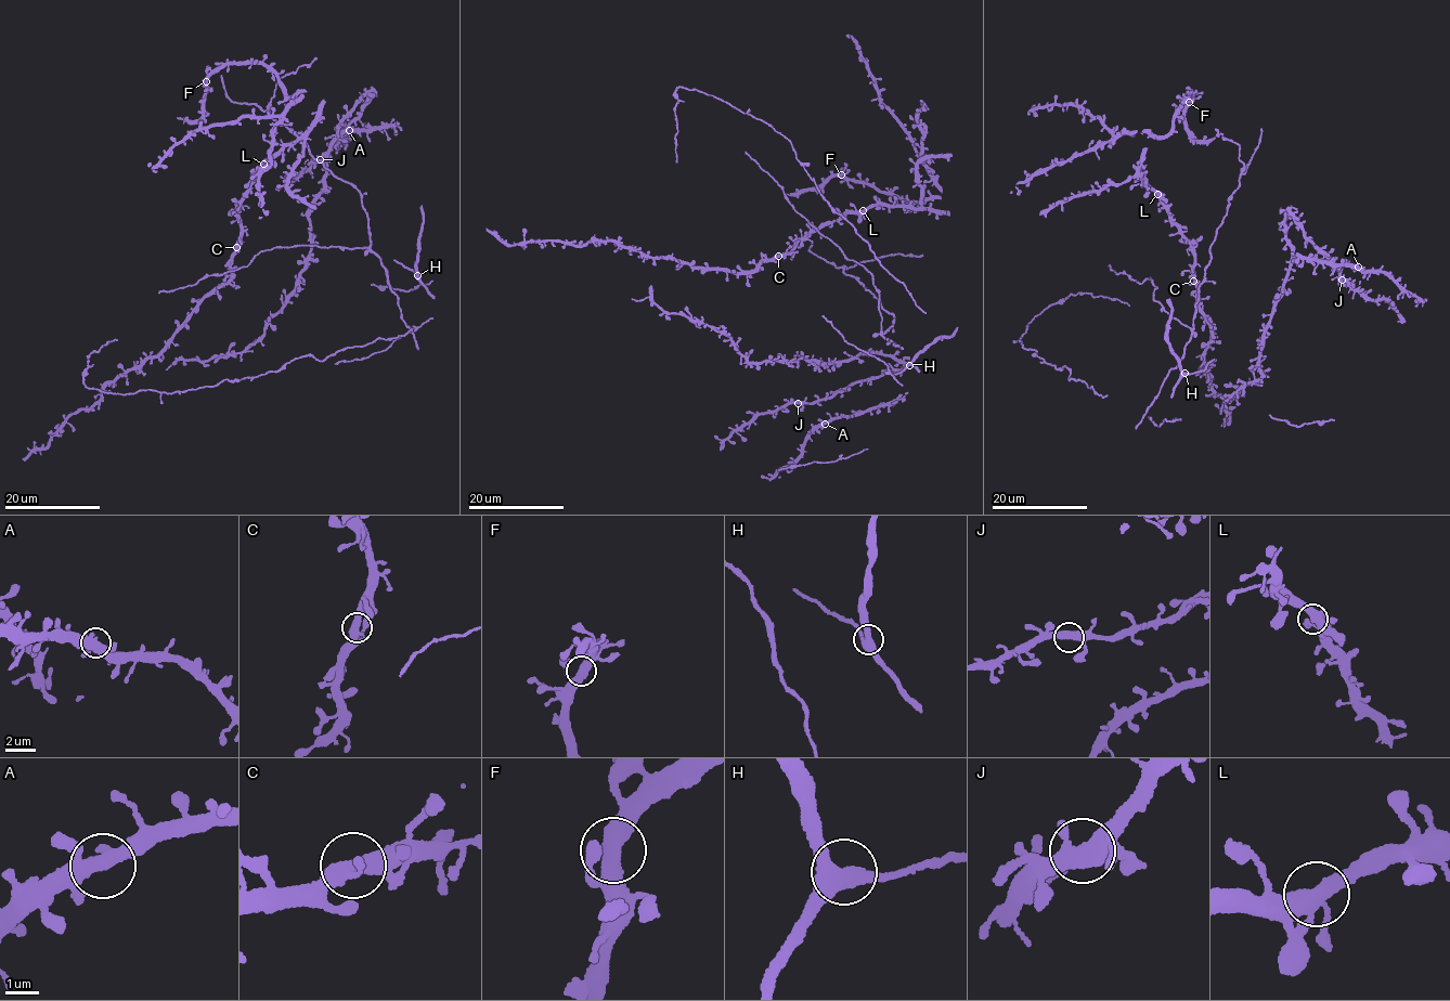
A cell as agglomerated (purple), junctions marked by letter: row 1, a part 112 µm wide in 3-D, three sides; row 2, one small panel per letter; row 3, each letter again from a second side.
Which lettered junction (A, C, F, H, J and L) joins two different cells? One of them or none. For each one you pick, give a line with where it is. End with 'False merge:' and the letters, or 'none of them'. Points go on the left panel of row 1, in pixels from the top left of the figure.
False merge: none of them

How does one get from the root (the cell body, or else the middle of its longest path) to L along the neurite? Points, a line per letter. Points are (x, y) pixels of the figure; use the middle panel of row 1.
L: (776, 256), (787, 254), (821, 225), (863, 210)

